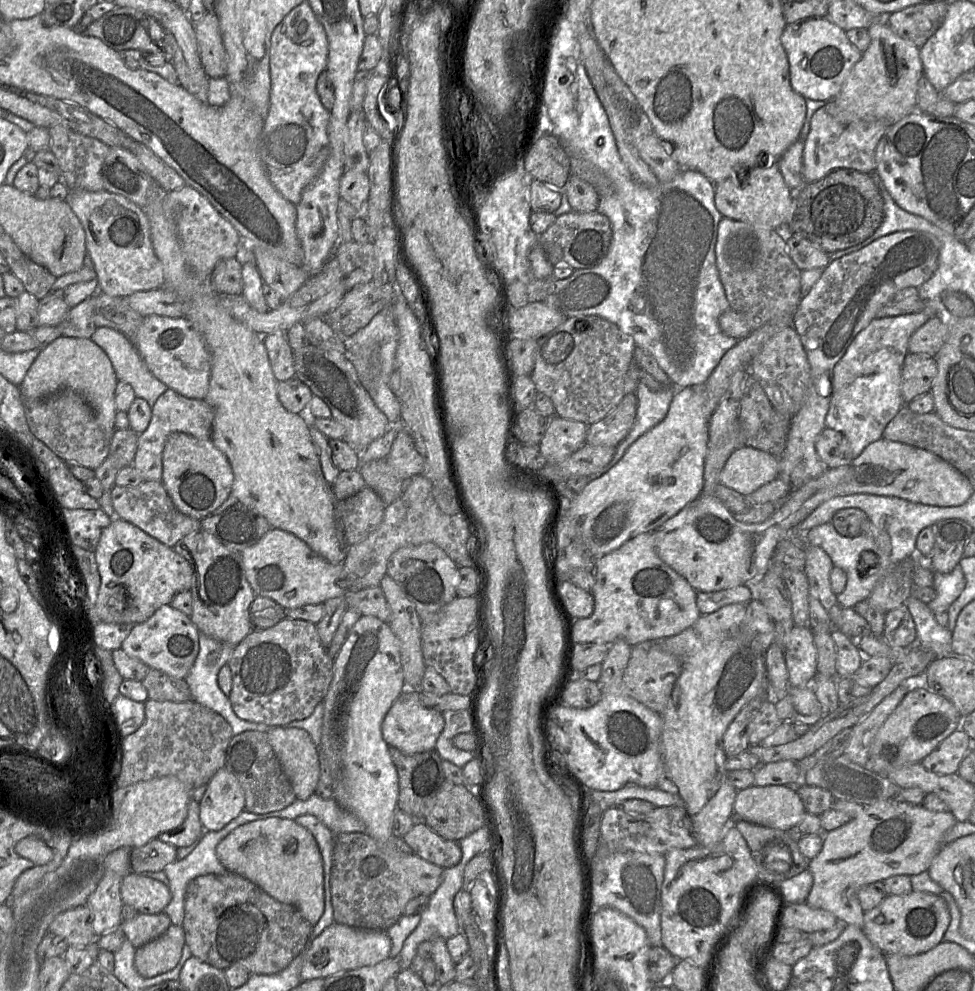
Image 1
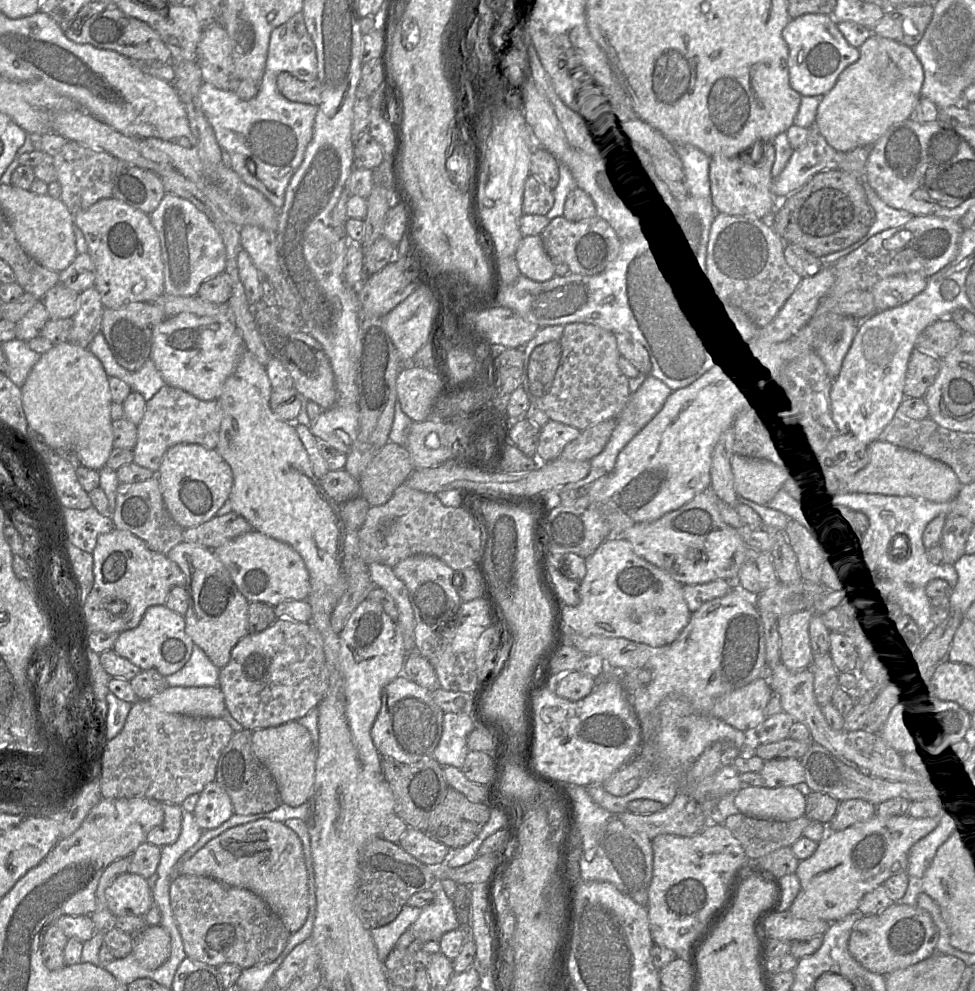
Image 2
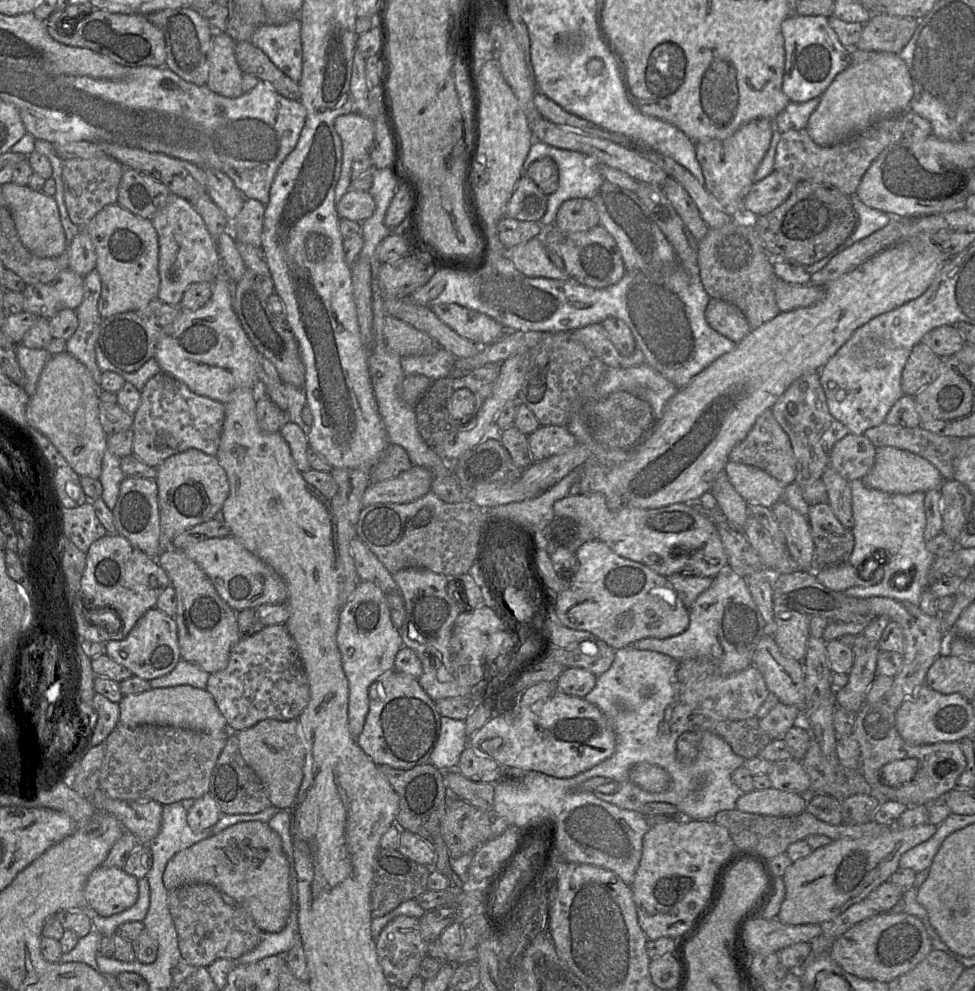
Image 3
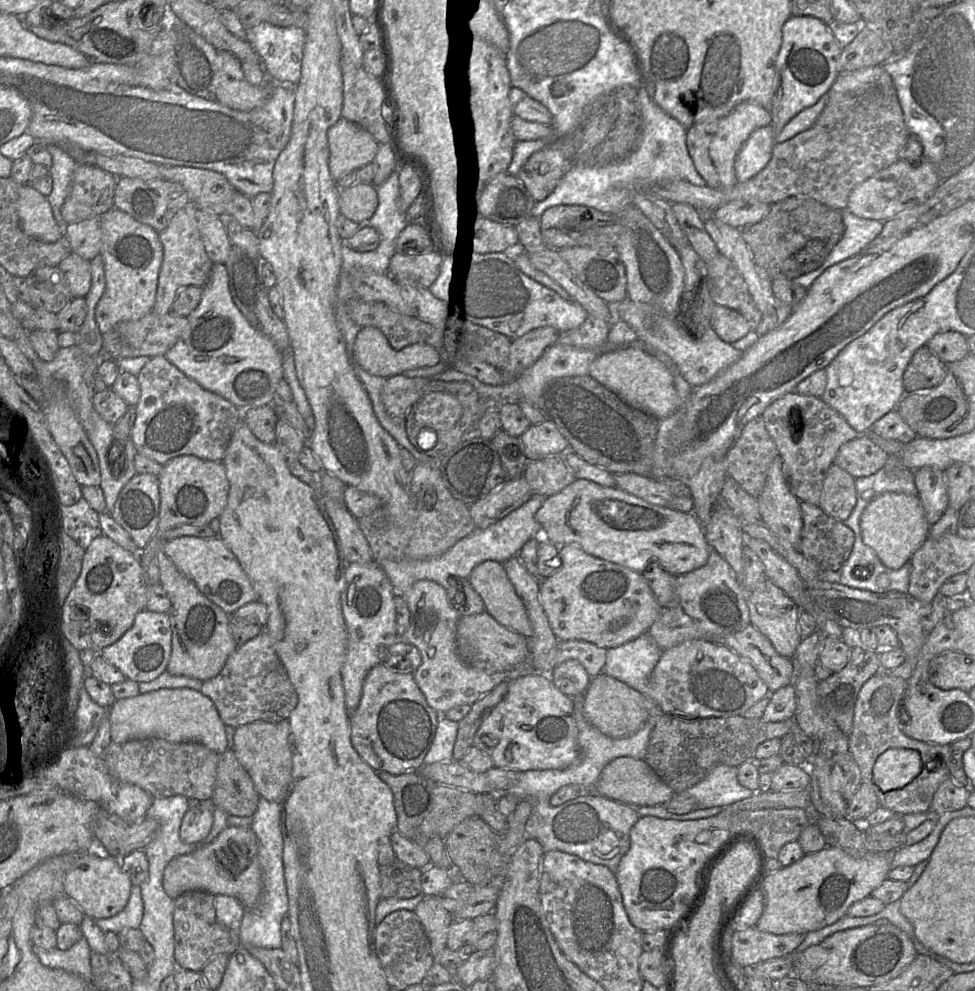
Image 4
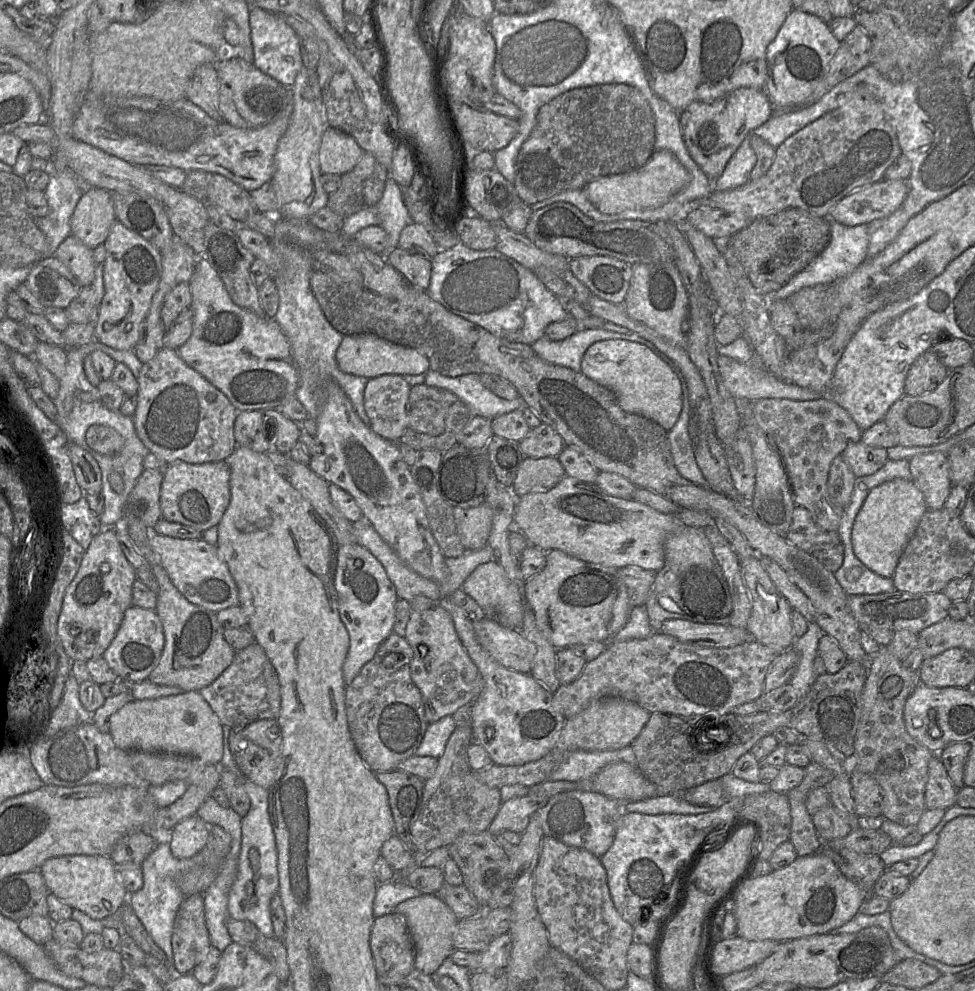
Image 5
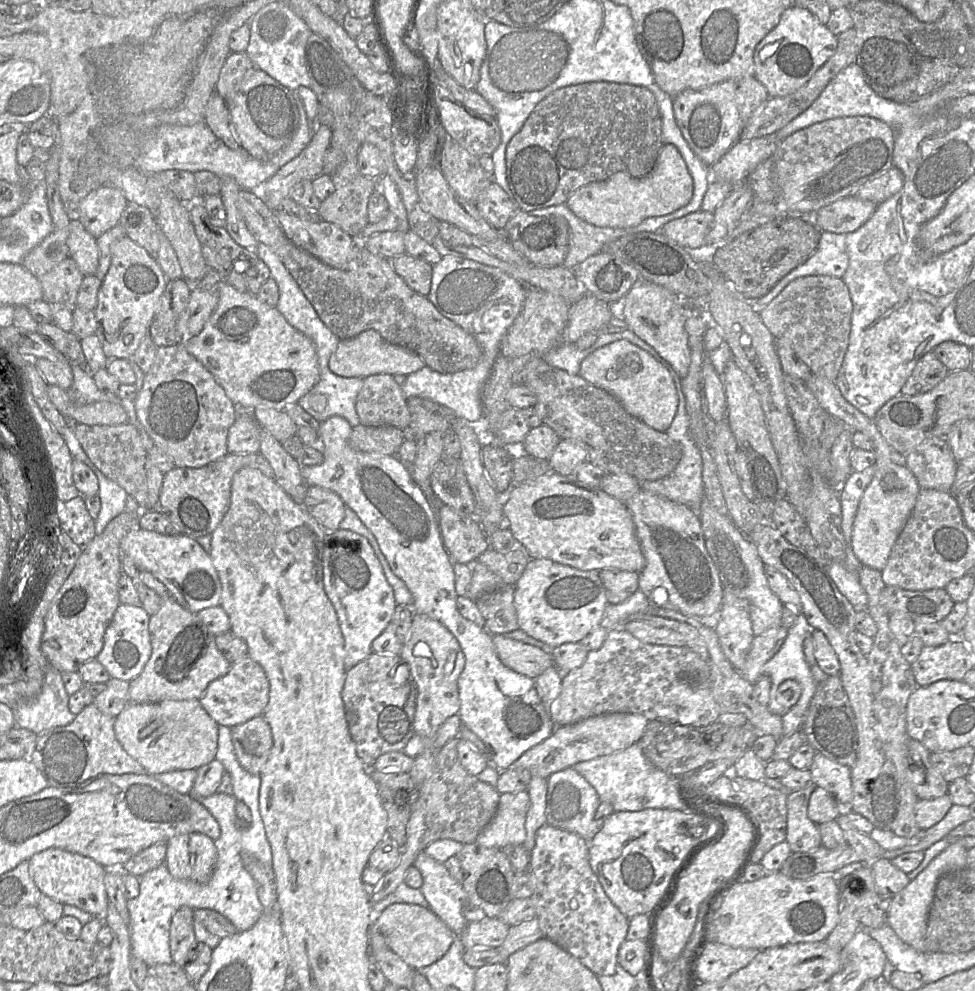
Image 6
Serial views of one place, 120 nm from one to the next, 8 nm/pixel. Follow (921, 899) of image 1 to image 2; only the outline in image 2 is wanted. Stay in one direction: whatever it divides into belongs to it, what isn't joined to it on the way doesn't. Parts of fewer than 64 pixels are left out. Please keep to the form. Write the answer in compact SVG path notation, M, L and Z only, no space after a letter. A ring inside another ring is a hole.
M894 902L882 912L865 915L854 924L848 941L848 950L866 969L887 975L937 953L937 940L938 928L927 911L916 905Z

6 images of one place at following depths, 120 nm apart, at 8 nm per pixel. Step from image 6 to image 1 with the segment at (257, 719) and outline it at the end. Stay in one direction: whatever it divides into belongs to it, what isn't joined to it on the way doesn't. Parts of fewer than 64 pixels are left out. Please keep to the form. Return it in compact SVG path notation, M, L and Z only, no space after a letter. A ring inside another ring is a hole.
M279 726L272 728L267 737L296 799L306 800L316 794L320 777L318 749L309 733L301 728Z

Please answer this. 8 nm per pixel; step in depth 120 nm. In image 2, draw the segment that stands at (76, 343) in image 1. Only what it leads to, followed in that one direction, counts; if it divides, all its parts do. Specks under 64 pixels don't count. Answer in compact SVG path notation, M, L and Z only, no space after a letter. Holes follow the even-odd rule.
M67 342L41 354L21 387L28 426L58 453L69 453L77 465L100 471L113 449L111 392L100 360L88 349Z

